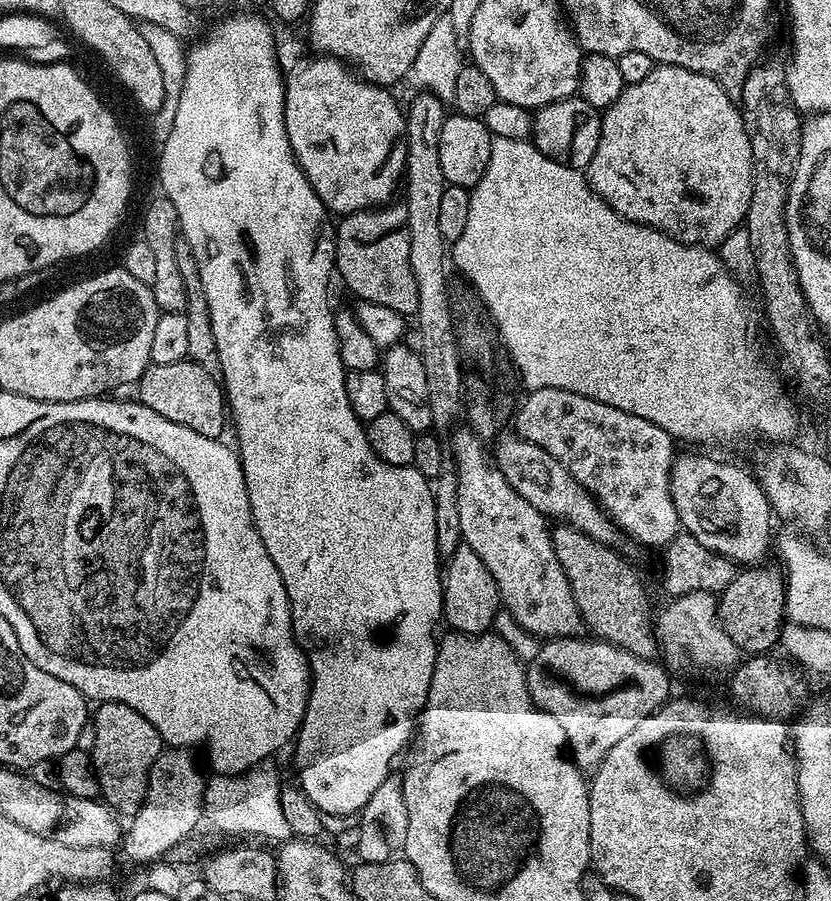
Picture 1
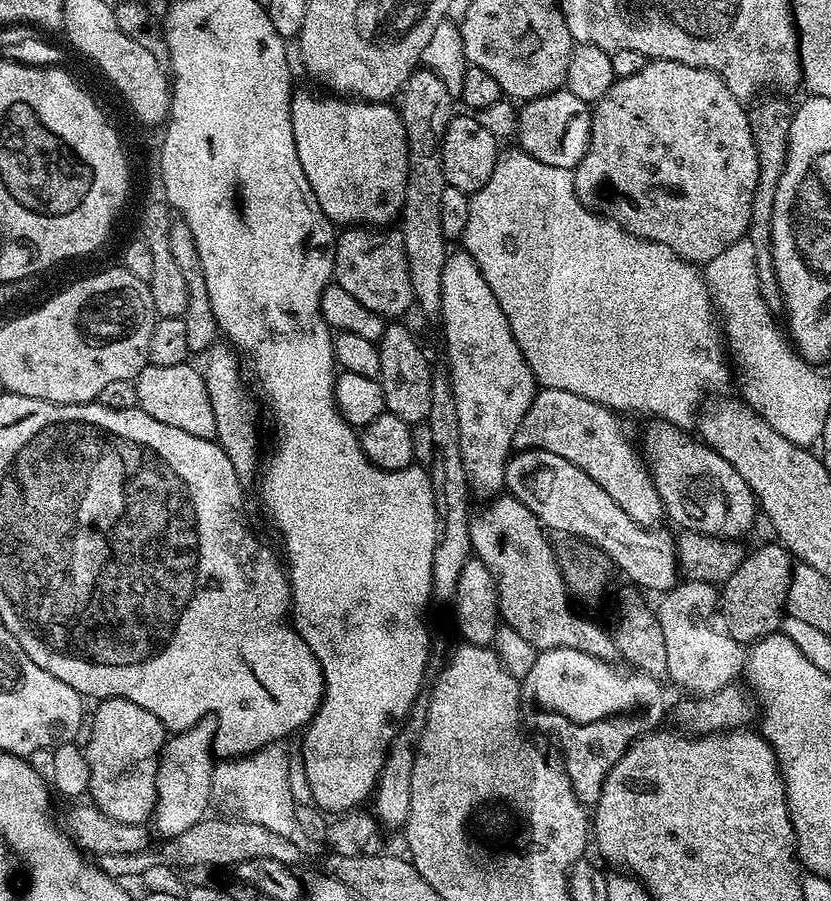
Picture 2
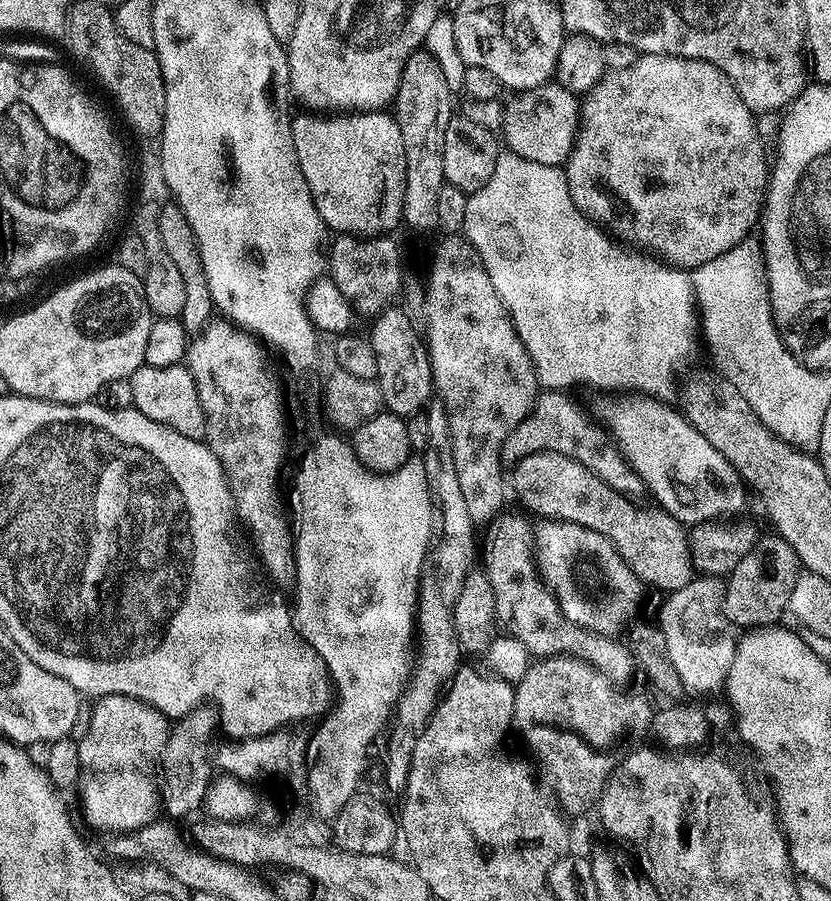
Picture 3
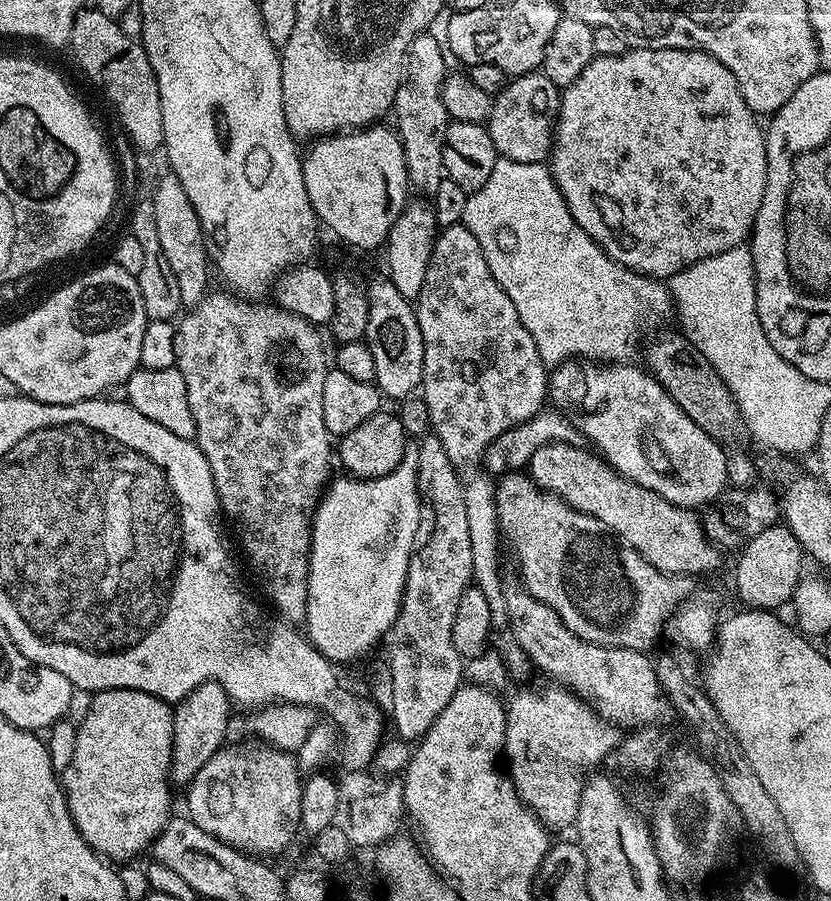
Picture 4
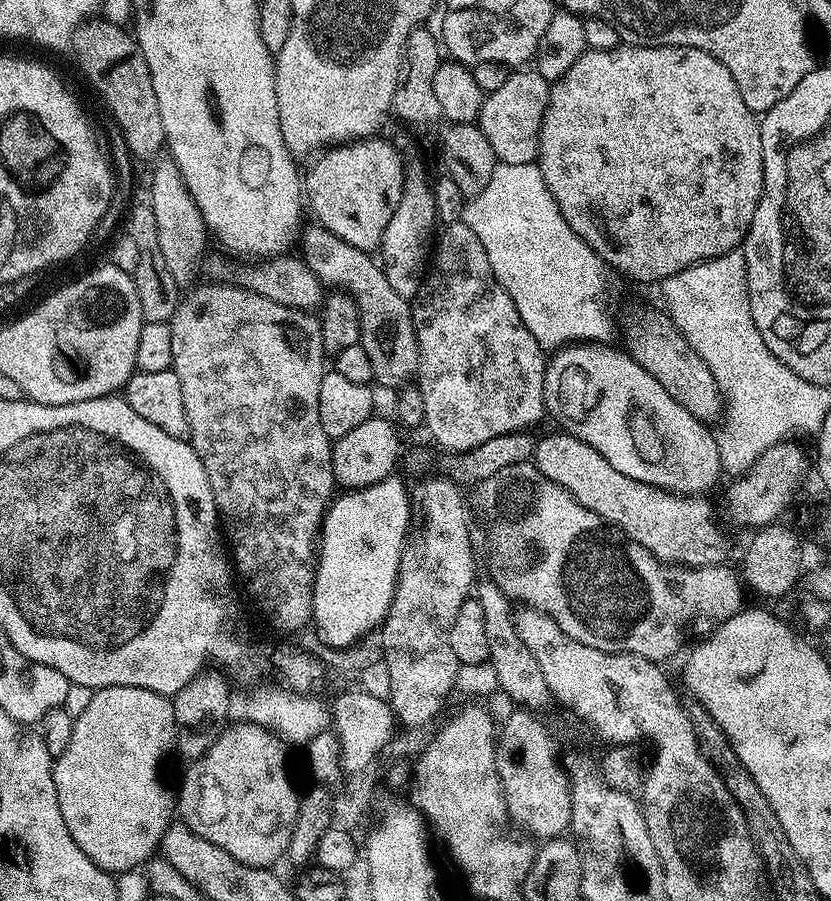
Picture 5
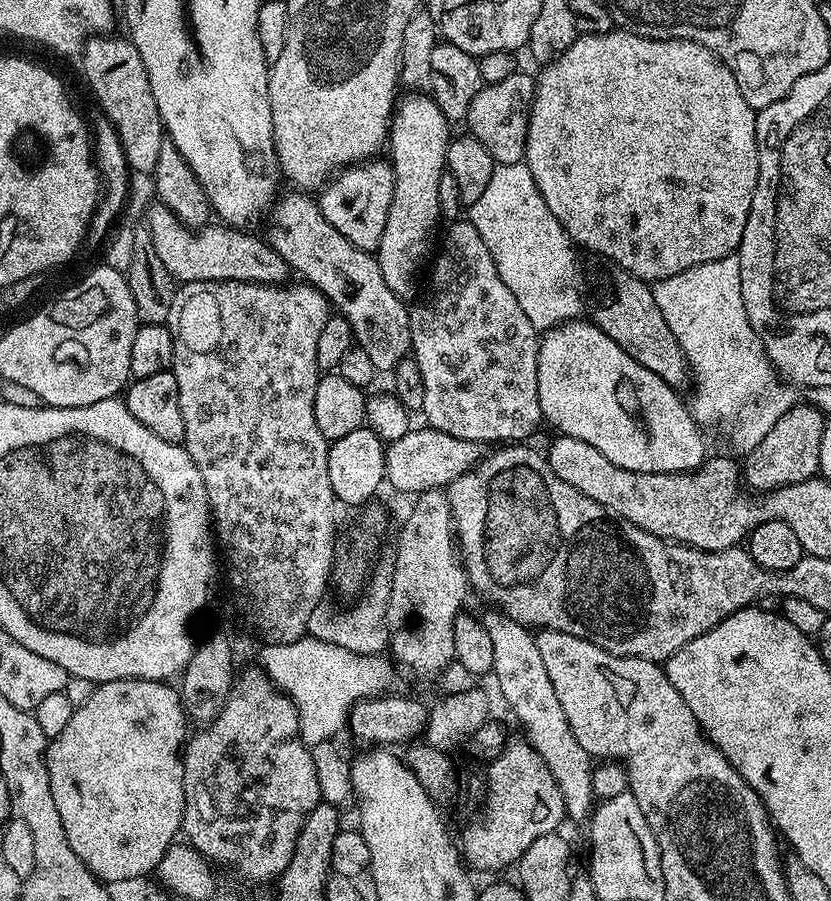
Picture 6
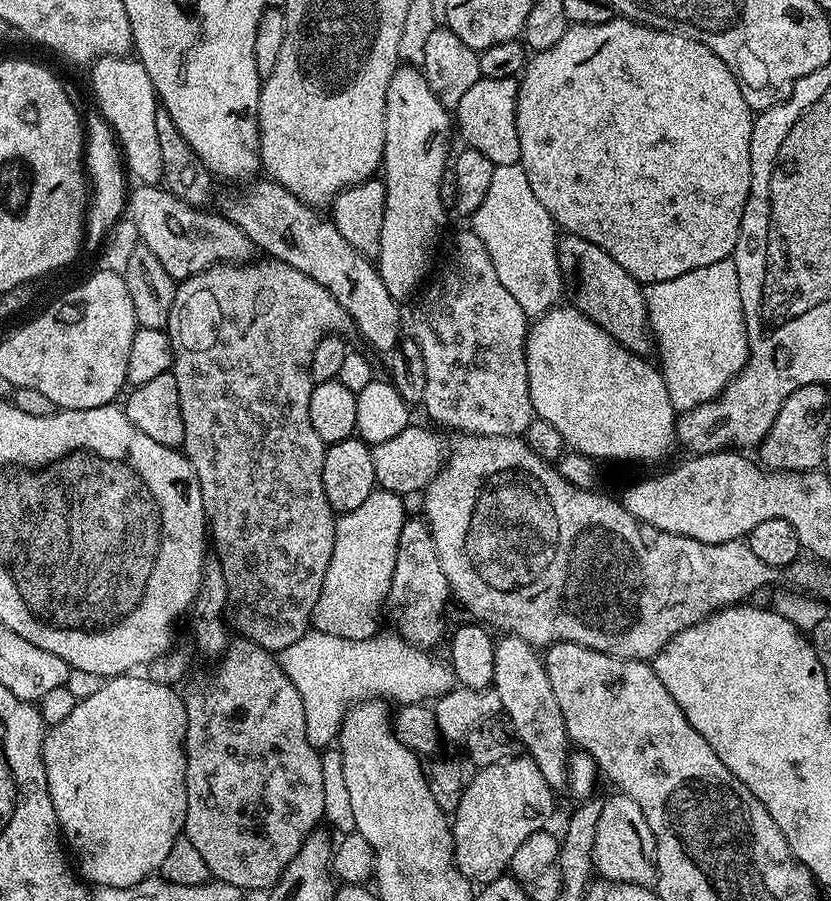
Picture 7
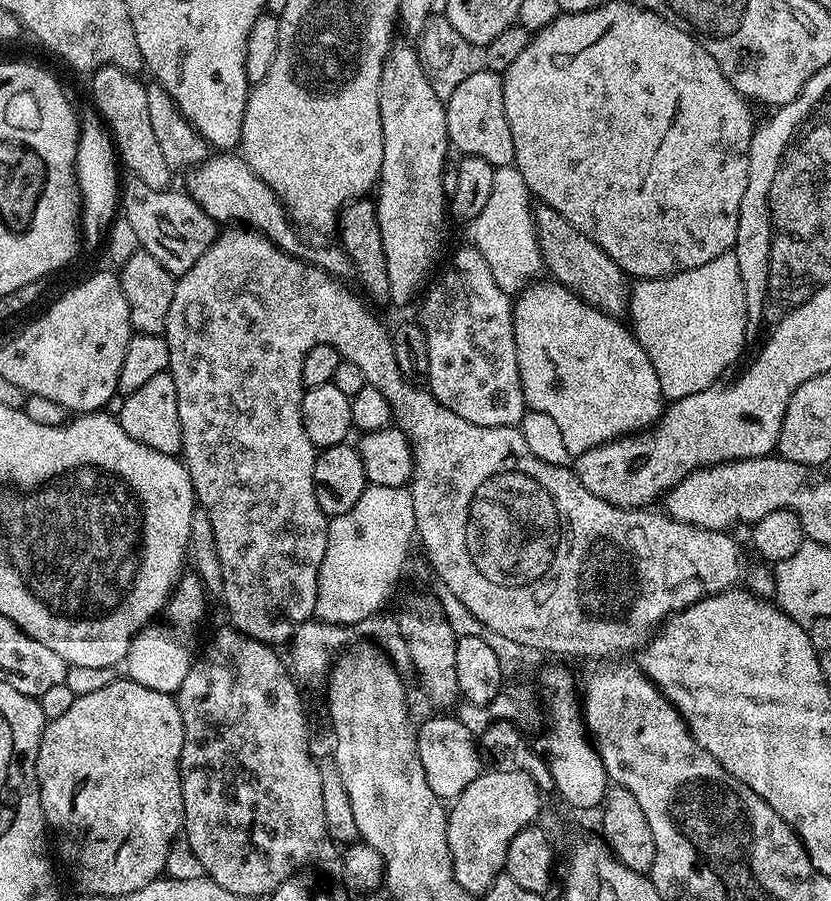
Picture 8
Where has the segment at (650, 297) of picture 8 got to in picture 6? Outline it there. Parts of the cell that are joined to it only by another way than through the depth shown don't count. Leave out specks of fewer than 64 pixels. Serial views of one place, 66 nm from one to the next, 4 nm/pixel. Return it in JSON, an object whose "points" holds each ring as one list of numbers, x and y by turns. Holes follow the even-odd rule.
{"points":[[739,255,690,266,690,270,674,274,674,278,655,281,651,289,670,334,682,348,694,384,696,380,695,411,712,420,724,416,731,451,737,457,747,457,770,434,774,422,797,403,798,396,795,387,782,382,764,352,763,339,750,326,746,302,742,302]]}

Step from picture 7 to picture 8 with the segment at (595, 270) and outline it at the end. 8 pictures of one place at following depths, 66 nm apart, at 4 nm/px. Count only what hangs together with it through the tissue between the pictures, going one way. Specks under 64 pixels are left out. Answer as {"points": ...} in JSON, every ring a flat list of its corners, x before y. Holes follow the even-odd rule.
{"points":[[537,207,534,212,536,218,536,241,544,259,544,268,551,279,557,284,566,286,578,298,582,298,590,306,602,310,607,316,623,317,628,310,629,281,622,269,582,230,574,230,558,210]]}

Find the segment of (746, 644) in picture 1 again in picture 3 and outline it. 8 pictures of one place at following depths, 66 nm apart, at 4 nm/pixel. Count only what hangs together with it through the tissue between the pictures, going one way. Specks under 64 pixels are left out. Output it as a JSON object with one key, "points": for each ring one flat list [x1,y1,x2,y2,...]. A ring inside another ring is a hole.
{"points":[[778,534,764,536,755,541,732,572,727,574,724,614,730,625,740,630,751,630,757,626,772,626,780,615,788,612,790,594,794,590,796,577,801,575,802,565,794,546]]}

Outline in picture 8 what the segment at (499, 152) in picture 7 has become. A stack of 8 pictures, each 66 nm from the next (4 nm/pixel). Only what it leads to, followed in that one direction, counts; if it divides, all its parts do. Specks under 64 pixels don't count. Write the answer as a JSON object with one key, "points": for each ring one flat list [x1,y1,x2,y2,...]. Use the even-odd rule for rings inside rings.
{"points":[[477,70,462,81,462,86,446,101,449,145,464,156,477,156,490,162,495,169,509,167,514,161,514,137,510,134,510,122,506,122,503,89,501,73]]}

